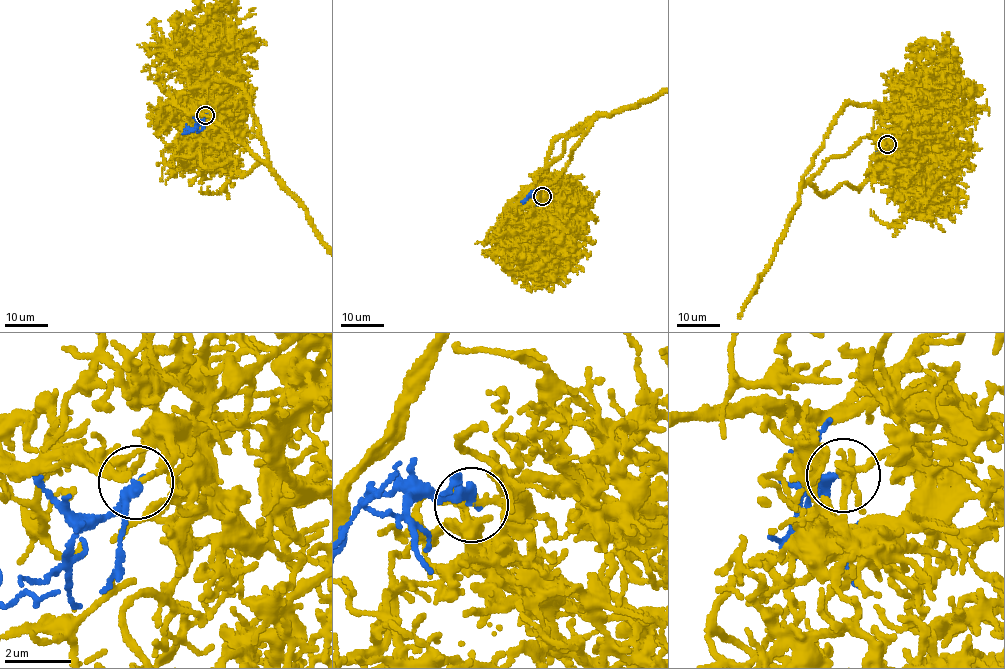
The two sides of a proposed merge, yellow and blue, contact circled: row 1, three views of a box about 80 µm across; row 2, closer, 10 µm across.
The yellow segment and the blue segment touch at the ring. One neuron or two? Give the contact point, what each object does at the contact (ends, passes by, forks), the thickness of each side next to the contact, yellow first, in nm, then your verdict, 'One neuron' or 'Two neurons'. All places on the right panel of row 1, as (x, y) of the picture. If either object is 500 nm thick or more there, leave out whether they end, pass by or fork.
Place: (887, 144). At the ring yellow passes by. At the ring blue passes by. Thickness 120 nm (yellow) against 240 nm. One neuron

